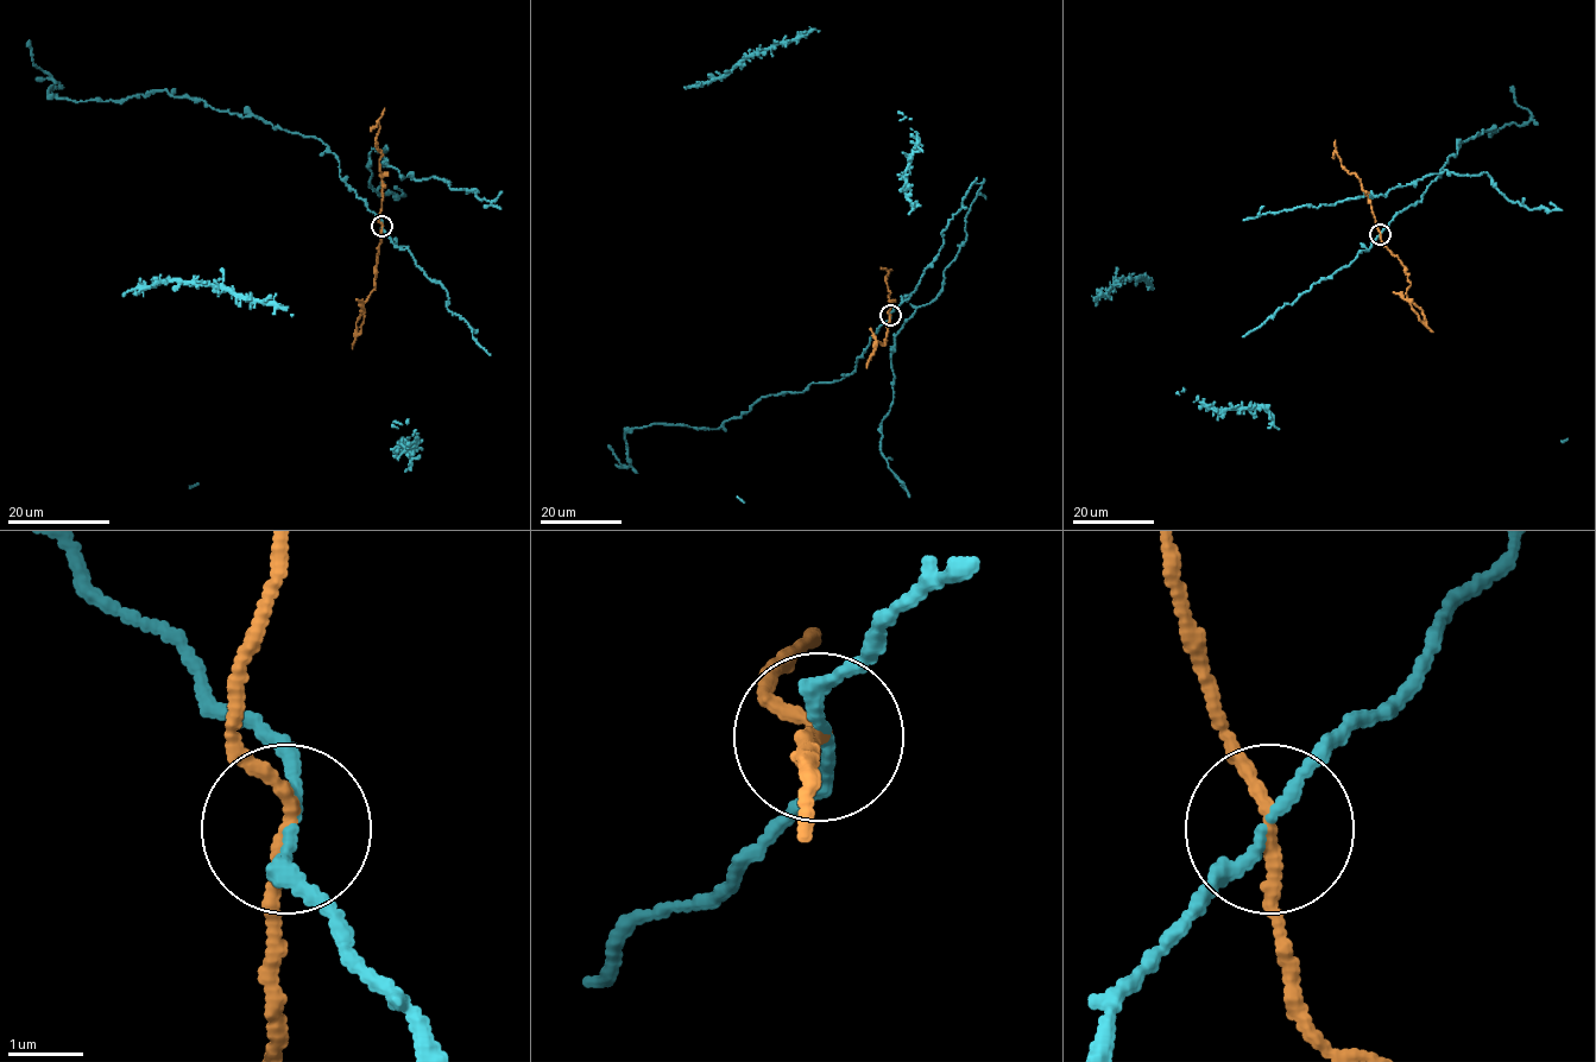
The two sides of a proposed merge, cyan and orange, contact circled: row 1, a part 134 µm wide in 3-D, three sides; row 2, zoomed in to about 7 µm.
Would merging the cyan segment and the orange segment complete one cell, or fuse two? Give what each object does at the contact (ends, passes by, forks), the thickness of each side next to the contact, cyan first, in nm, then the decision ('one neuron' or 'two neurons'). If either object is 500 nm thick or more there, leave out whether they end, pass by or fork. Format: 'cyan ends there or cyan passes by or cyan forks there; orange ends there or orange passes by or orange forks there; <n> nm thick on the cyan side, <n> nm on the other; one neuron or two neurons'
cyan passes by; orange passes by; 180 nm thick on the cyan side, 160 nm on the other; two neurons

